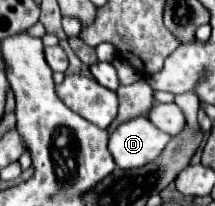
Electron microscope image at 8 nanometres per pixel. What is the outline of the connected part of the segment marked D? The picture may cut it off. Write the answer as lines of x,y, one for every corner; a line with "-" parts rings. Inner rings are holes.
131,119
129,123
121,123
109,137
109,153
117,167
135,169
157,159
169,139
149,119

